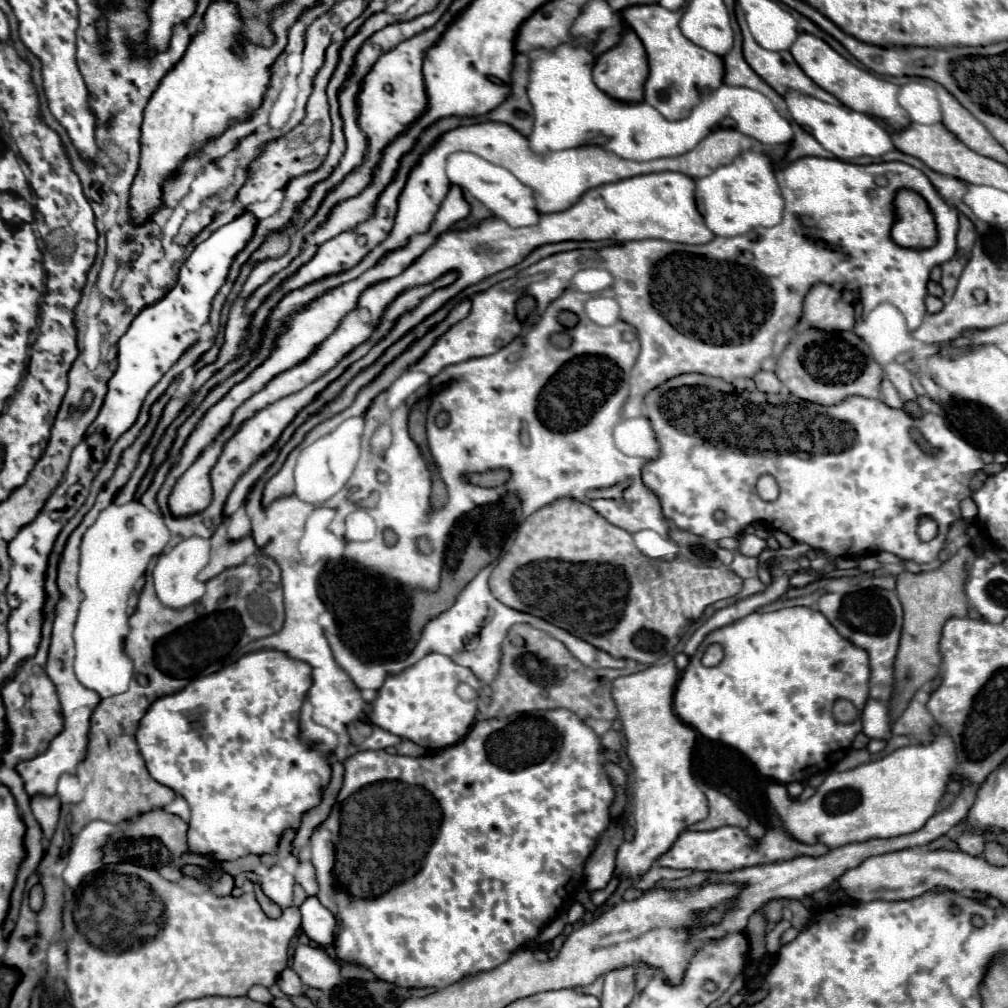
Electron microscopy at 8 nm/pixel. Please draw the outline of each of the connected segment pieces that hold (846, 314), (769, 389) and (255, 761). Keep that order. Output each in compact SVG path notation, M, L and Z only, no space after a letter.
M817 284L803 300L801 320L823 332L845 332L855 324L853 306L841 300L841 292L827 284Z
M757 372L753 380L757 384L757 390L765 394L777 394L783 390L783 382L777 378L775 372Z
M261 650L239 658L237 662L219 670L217 674L209 674L193 680L189 686L185 686L175 694L155 700L147 710L147 714L141 718L135 736L149 774L157 782L175 790L191 804L191 820L189 820L189 834L187 834L191 854L215 854L217 860L237 860L245 854L259 854L259 856L269 854L279 844L281 834L287 828L297 828L301 824L301 814L305 814L305 810L311 810L313 806L317 806L317 802L321 802L321 790L325 788L325 782L329 782L329 760L325 754L317 754L313 746L305 744L299 738L299 710L307 696L309 686L311 686L311 670L309 666L305 666L305 662L291 660L277 650Z

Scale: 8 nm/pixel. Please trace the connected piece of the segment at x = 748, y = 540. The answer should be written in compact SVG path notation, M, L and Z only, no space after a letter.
M741 534L739 536L739 552L743 556L759 556L767 548L767 542L755 534Z

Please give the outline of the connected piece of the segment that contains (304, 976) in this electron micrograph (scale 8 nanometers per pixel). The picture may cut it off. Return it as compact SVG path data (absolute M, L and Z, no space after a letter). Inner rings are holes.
M299 944L293 956L293 970L309 988L331 990L341 982L339 962L331 960L321 946Z

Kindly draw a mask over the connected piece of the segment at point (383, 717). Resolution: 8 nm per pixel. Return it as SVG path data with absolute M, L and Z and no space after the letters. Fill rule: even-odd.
M427 654L427 658L405 668L403 672L387 676L375 702L369 704L369 720L375 726L381 726L391 734L407 738L429 750L453 746L469 732L477 712L475 700L461 702L457 696L455 690L461 682L479 688L479 680L469 668L455 664L443 654Z

